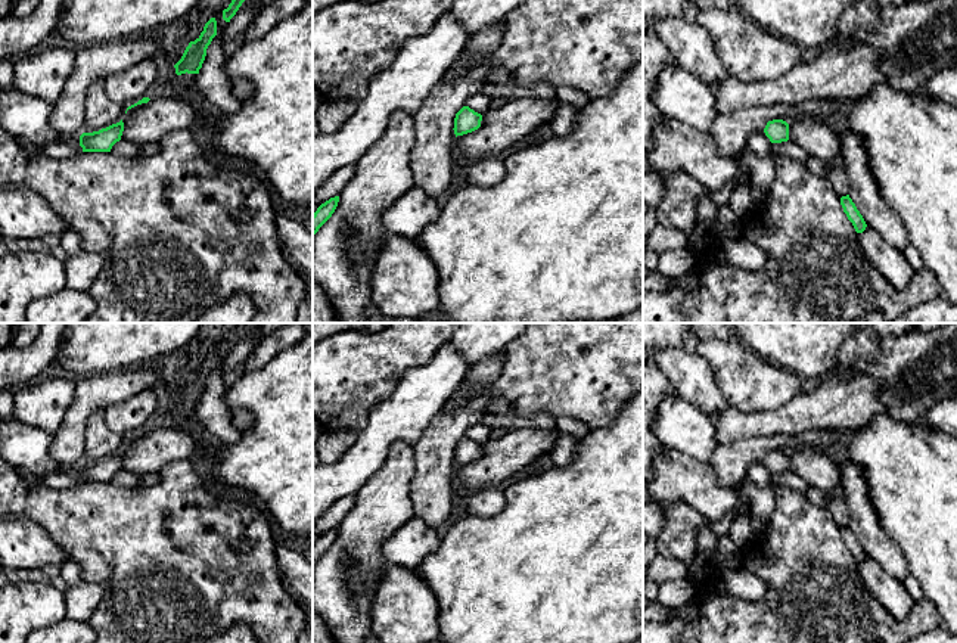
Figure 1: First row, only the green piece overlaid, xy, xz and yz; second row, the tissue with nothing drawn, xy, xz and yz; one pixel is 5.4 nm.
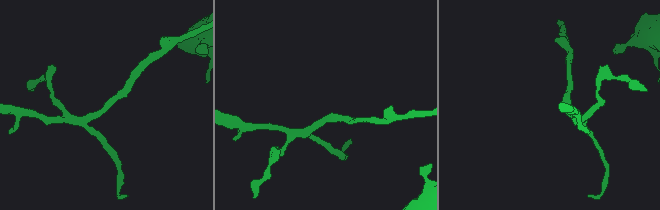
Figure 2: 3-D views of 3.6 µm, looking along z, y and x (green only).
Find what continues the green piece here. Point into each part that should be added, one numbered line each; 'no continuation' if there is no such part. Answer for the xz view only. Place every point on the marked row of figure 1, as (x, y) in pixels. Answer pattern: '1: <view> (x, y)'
no continuation

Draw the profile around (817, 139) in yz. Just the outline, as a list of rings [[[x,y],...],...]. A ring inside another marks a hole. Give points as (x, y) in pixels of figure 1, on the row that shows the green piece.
[[[802,118],[789,124],[789,140],[823,162],[835,159],[843,150],[838,133],[815,118]]]

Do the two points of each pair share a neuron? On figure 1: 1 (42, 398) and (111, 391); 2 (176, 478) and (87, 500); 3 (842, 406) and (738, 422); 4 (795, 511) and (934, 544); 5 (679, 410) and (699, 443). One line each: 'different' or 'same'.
1: different
2: same
3: same
4: different
5: same

